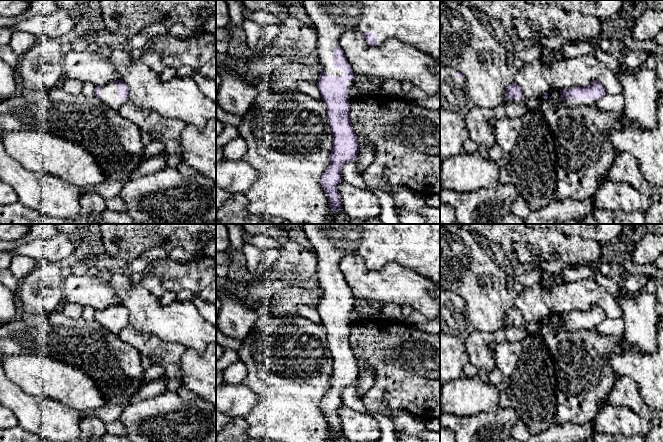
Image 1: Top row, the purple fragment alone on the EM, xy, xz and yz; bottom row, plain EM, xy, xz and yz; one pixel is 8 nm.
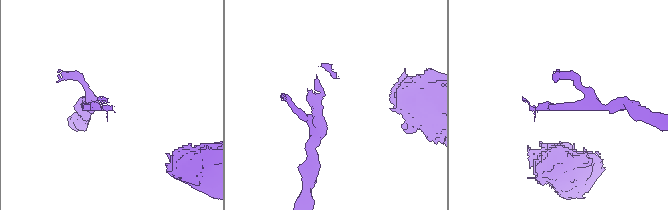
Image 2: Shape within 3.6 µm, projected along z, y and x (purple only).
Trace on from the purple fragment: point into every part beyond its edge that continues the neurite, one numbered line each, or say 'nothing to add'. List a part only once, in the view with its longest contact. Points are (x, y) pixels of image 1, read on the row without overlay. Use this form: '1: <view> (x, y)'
1: xz (417, 246)

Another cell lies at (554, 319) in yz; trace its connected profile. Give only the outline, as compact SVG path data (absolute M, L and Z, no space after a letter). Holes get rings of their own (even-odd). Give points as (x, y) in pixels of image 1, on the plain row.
M553 312L545 318L548 321L542 322L541 336L550 349L558 382L557 412L553 424L571 422L584 425L593 421L599 408L610 402L610 390L620 376L610 367L609 358L623 352L624 340L622 336L600 335L595 329L559 330L559 313Z

